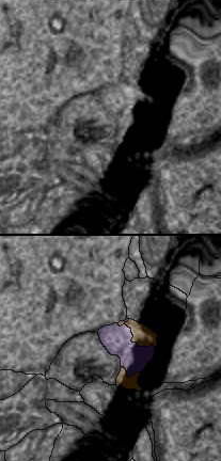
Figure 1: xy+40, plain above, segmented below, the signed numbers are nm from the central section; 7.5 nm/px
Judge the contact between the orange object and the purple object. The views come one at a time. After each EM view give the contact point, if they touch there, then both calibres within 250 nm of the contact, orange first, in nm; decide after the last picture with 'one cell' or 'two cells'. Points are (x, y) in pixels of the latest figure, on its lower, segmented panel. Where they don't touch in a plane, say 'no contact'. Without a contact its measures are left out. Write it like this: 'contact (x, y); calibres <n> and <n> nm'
contact (131, 339); calibres 150 and 200 nm

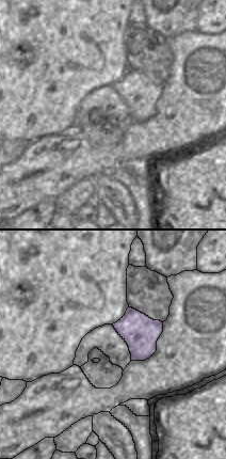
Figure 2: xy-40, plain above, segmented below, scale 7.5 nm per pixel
no contact

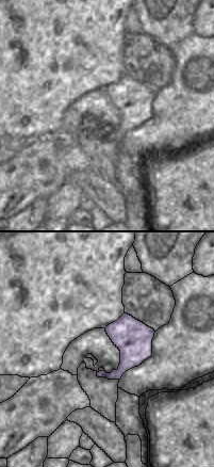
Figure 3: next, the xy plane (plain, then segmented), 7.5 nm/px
no contact

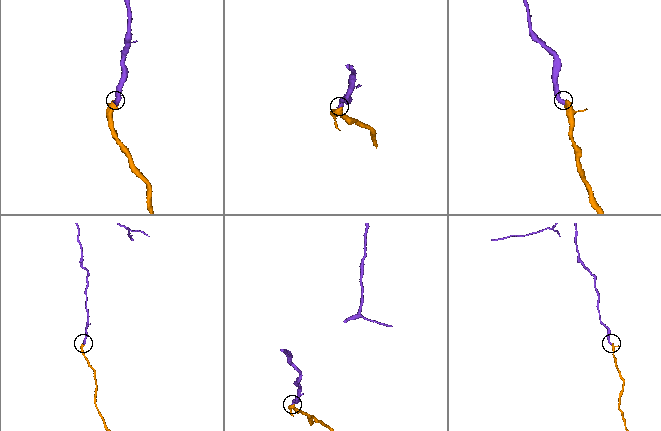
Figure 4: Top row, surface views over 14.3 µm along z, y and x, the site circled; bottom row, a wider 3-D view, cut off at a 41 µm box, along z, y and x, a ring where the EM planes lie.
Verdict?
one cell

